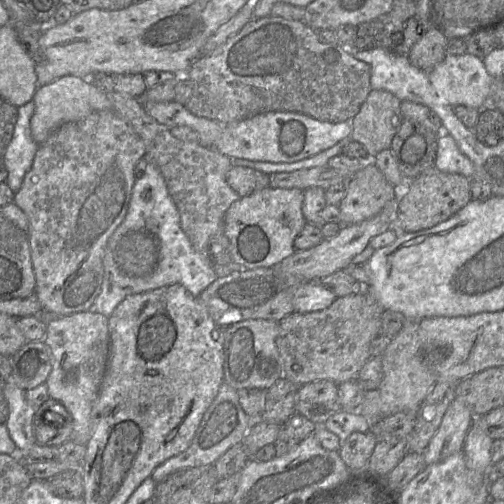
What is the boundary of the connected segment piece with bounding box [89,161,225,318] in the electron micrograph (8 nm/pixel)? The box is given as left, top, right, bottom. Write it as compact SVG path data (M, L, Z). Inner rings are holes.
M150 161L146 167L146 170L142 177L137 178L133 189L132 189L132 195L129 202L129 207L126 213L126 216L122 223L116 228L116 230L113 232L113 234L110 236L106 249L105 249L105 255L103 258L103 266L104 266L104 277L102 282L102 289L100 294L95 299L92 307L89 311L100 313L103 316L109 318L115 308L128 296L132 294L139 294L146 291L154 290L163 286L172 285L172 284L181 284L184 286L193 296L198 297L202 291L204 291L217 277L218 275L218 267L222 267L225 265L215 266L213 260L211 257L207 254L202 254L195 250L192 243L190 242L189 238L185 234L185 232L182 230L180 225L180 214L178 211L178 208L171 198L168 188L166 185L166 182L164 180L164 177L159 170L158 166Z

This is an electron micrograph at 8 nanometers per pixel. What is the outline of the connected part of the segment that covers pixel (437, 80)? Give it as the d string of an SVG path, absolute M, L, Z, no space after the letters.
M472 54L446 55L427 74L438 97L447 105L453 107L464 105L480 111L489 104L492 93L492 78L485 68L483 60Z

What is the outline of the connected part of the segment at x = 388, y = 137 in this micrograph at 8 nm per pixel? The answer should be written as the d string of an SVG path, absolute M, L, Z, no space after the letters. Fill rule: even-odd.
M371 90L352 119L351 139L366 148L368 159L389 149L402 122L401 100L385 90Z

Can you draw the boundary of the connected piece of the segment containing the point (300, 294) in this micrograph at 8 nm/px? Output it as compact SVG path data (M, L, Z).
M303 282L293 296L294 312L309 313L329 307L337 296L320 282Z

